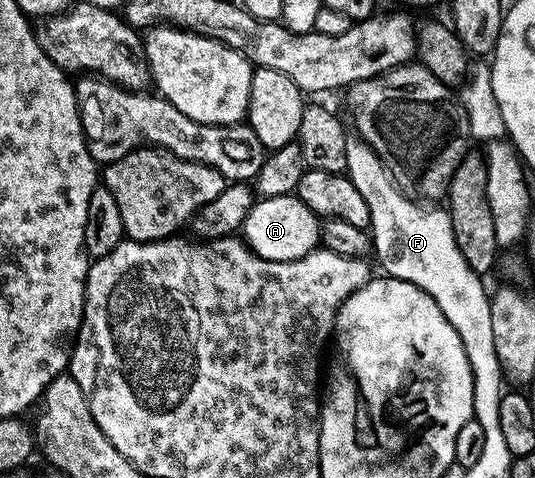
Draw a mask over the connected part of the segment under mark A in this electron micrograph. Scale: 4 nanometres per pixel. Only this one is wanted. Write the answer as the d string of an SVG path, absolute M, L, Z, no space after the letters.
M293 194L260 197L245 217L242 240L252 252L267 261L293 261L302 259L321 244L322 221L302 199Z

